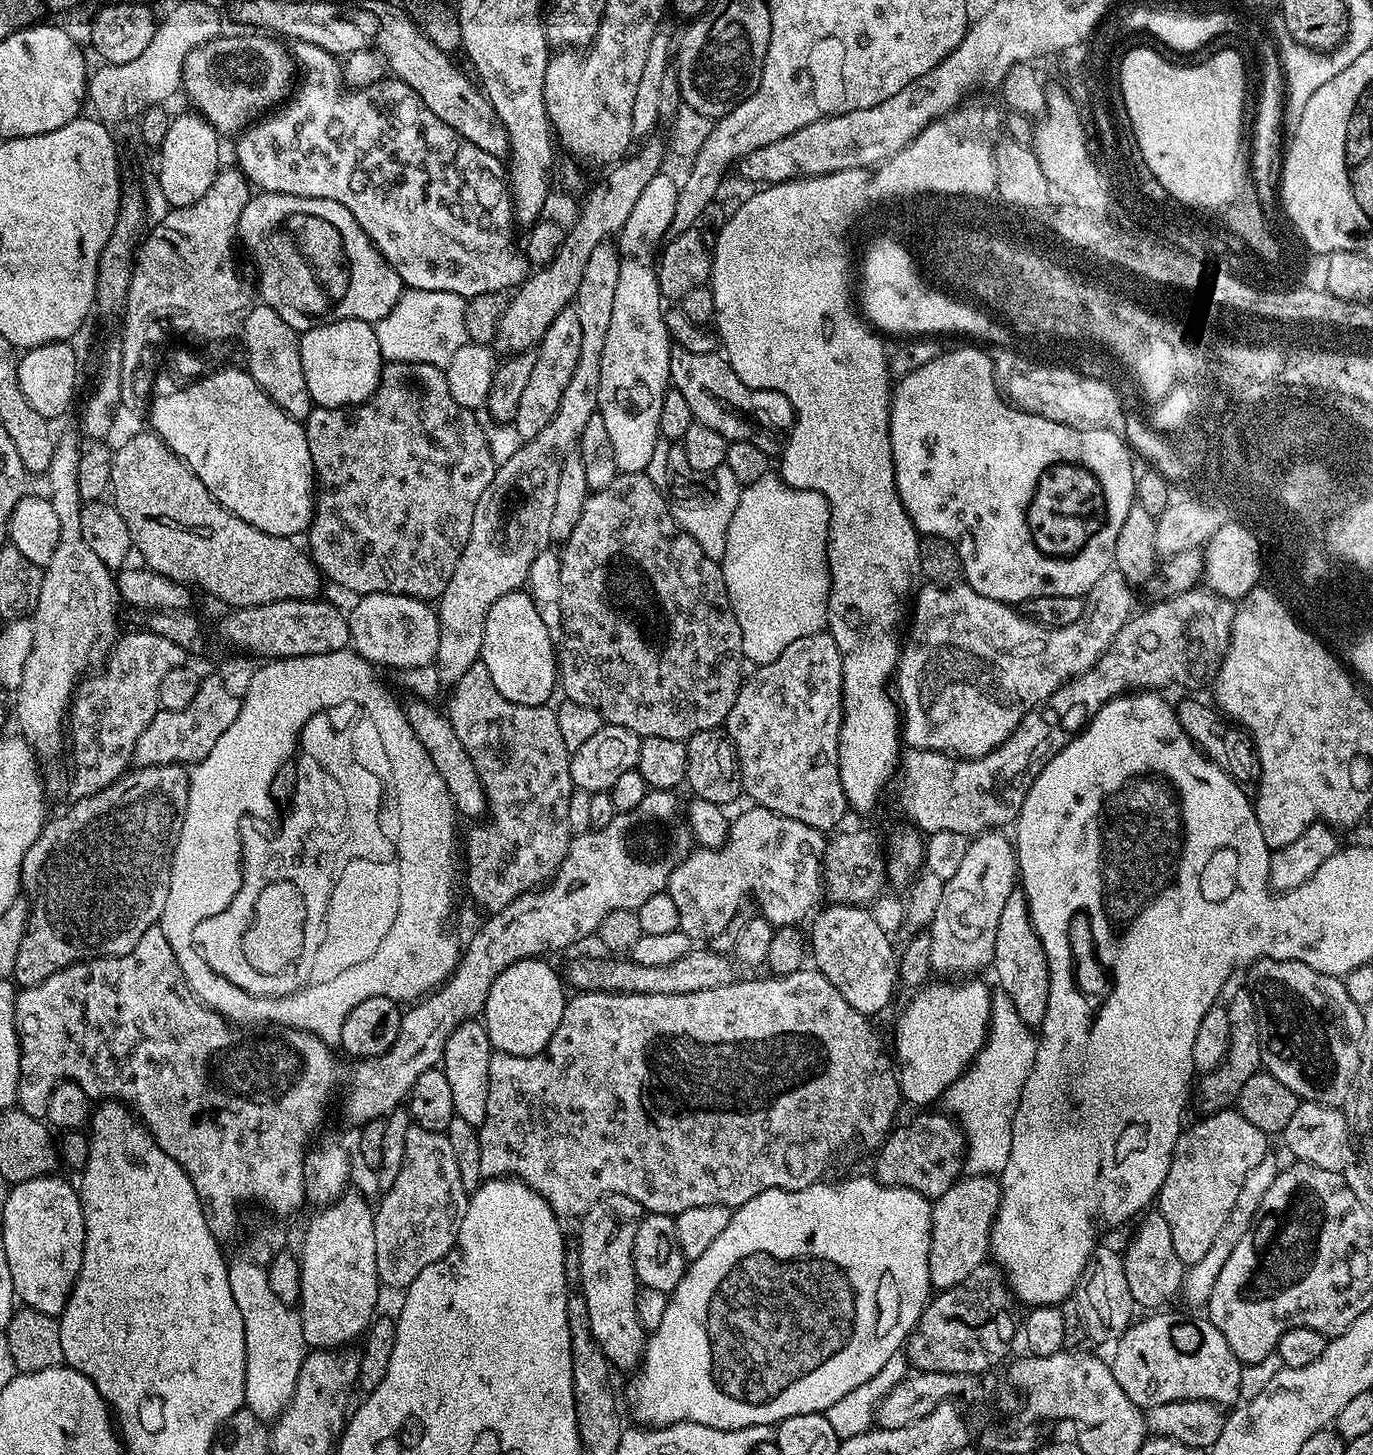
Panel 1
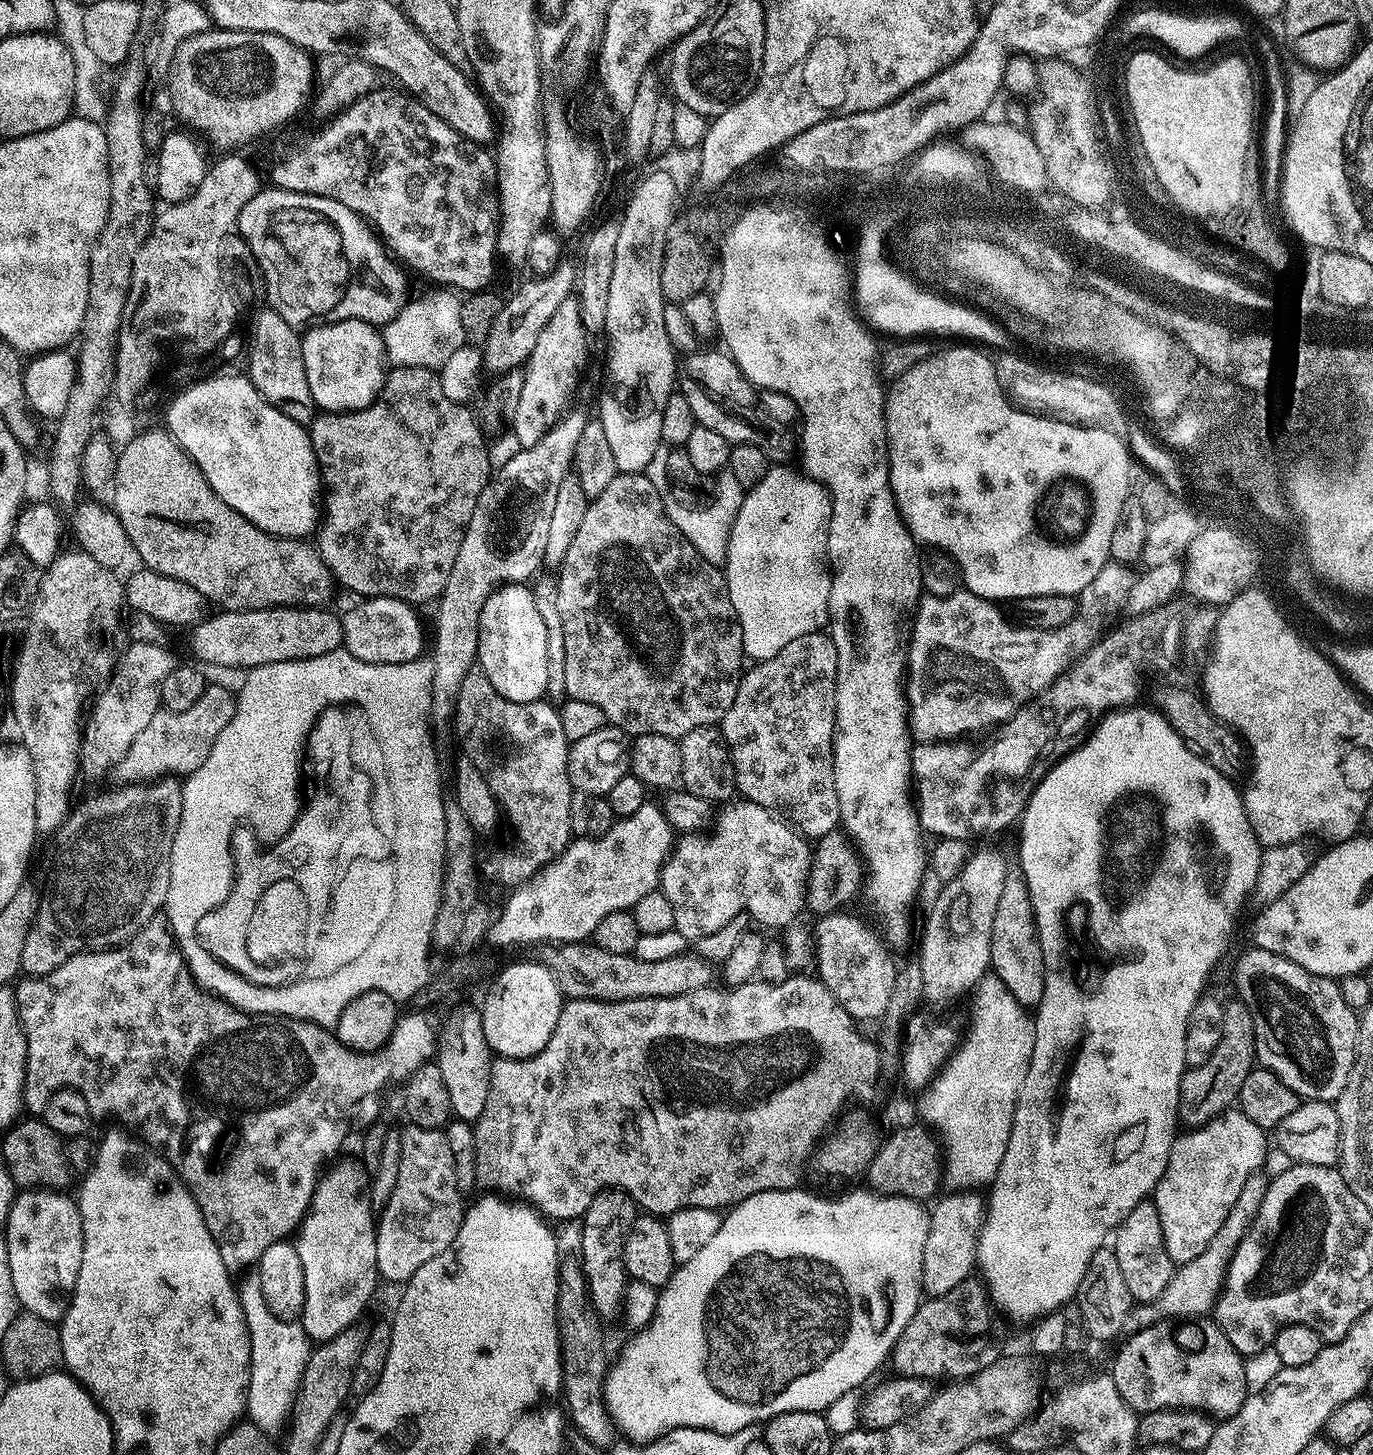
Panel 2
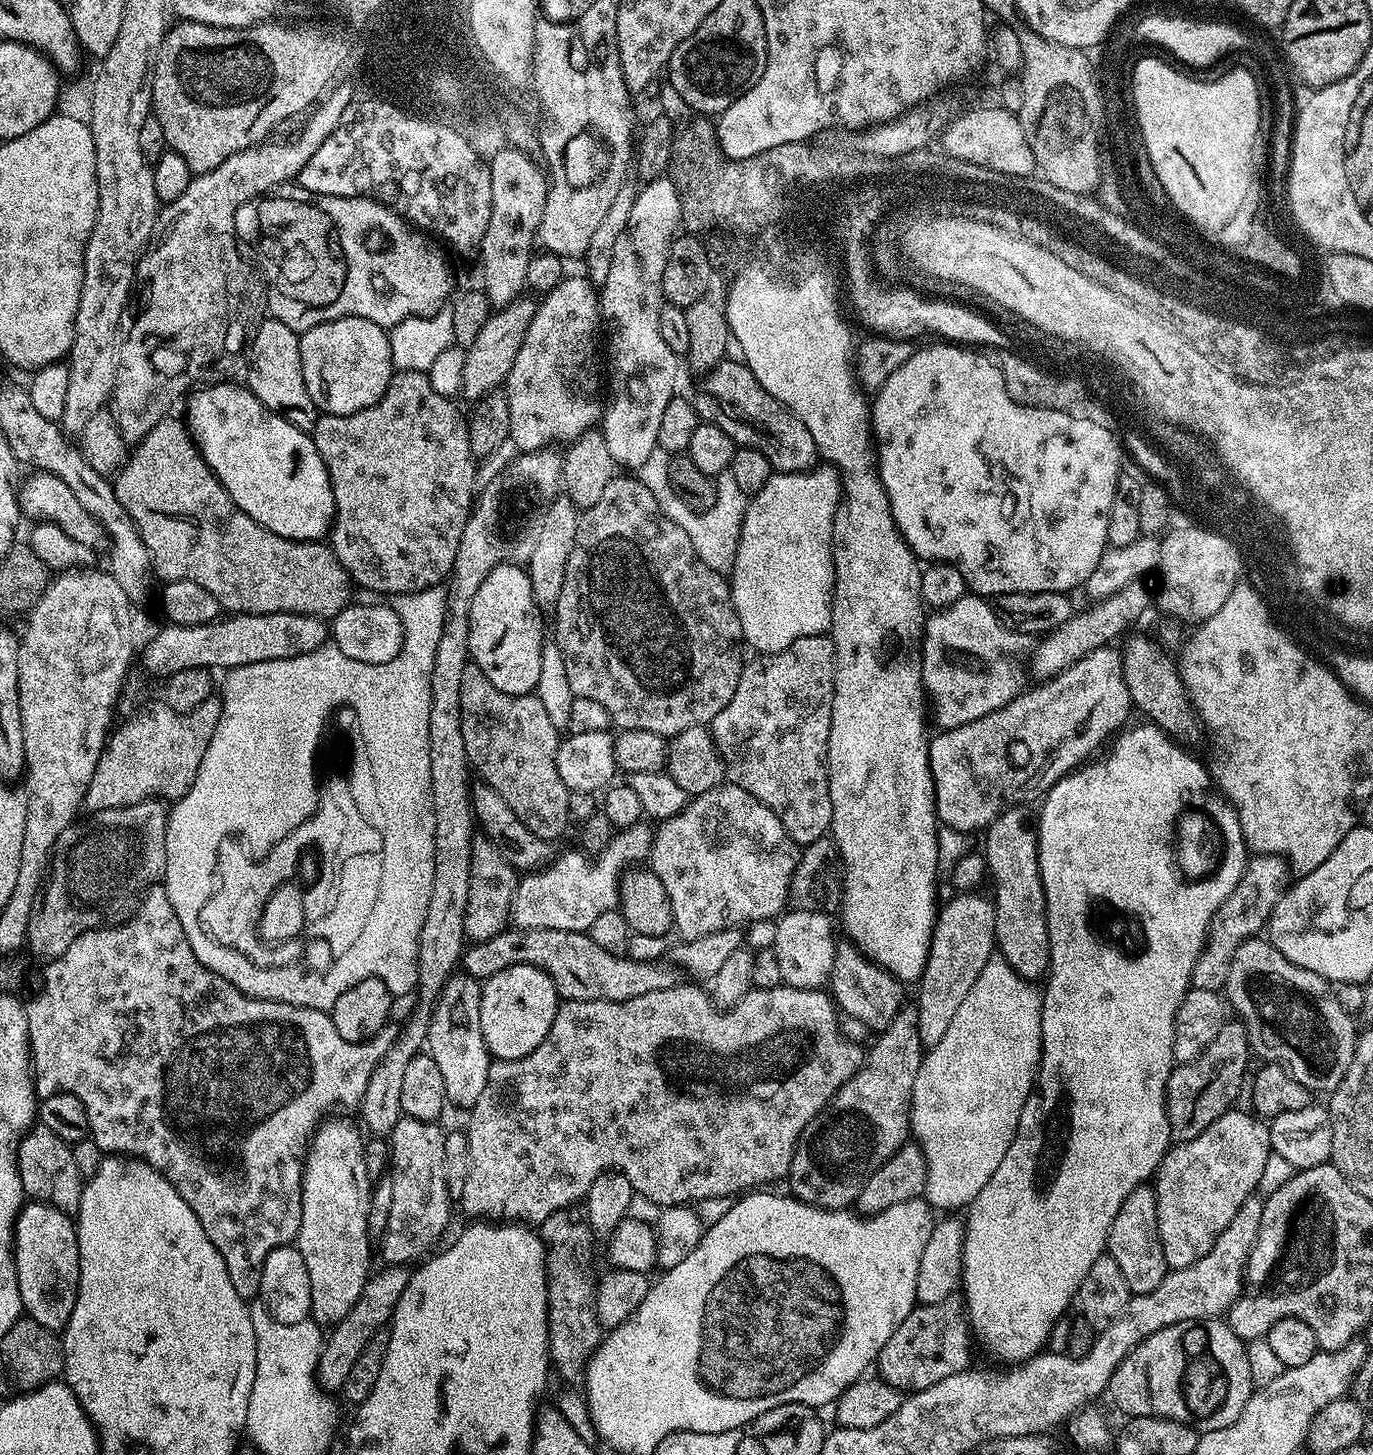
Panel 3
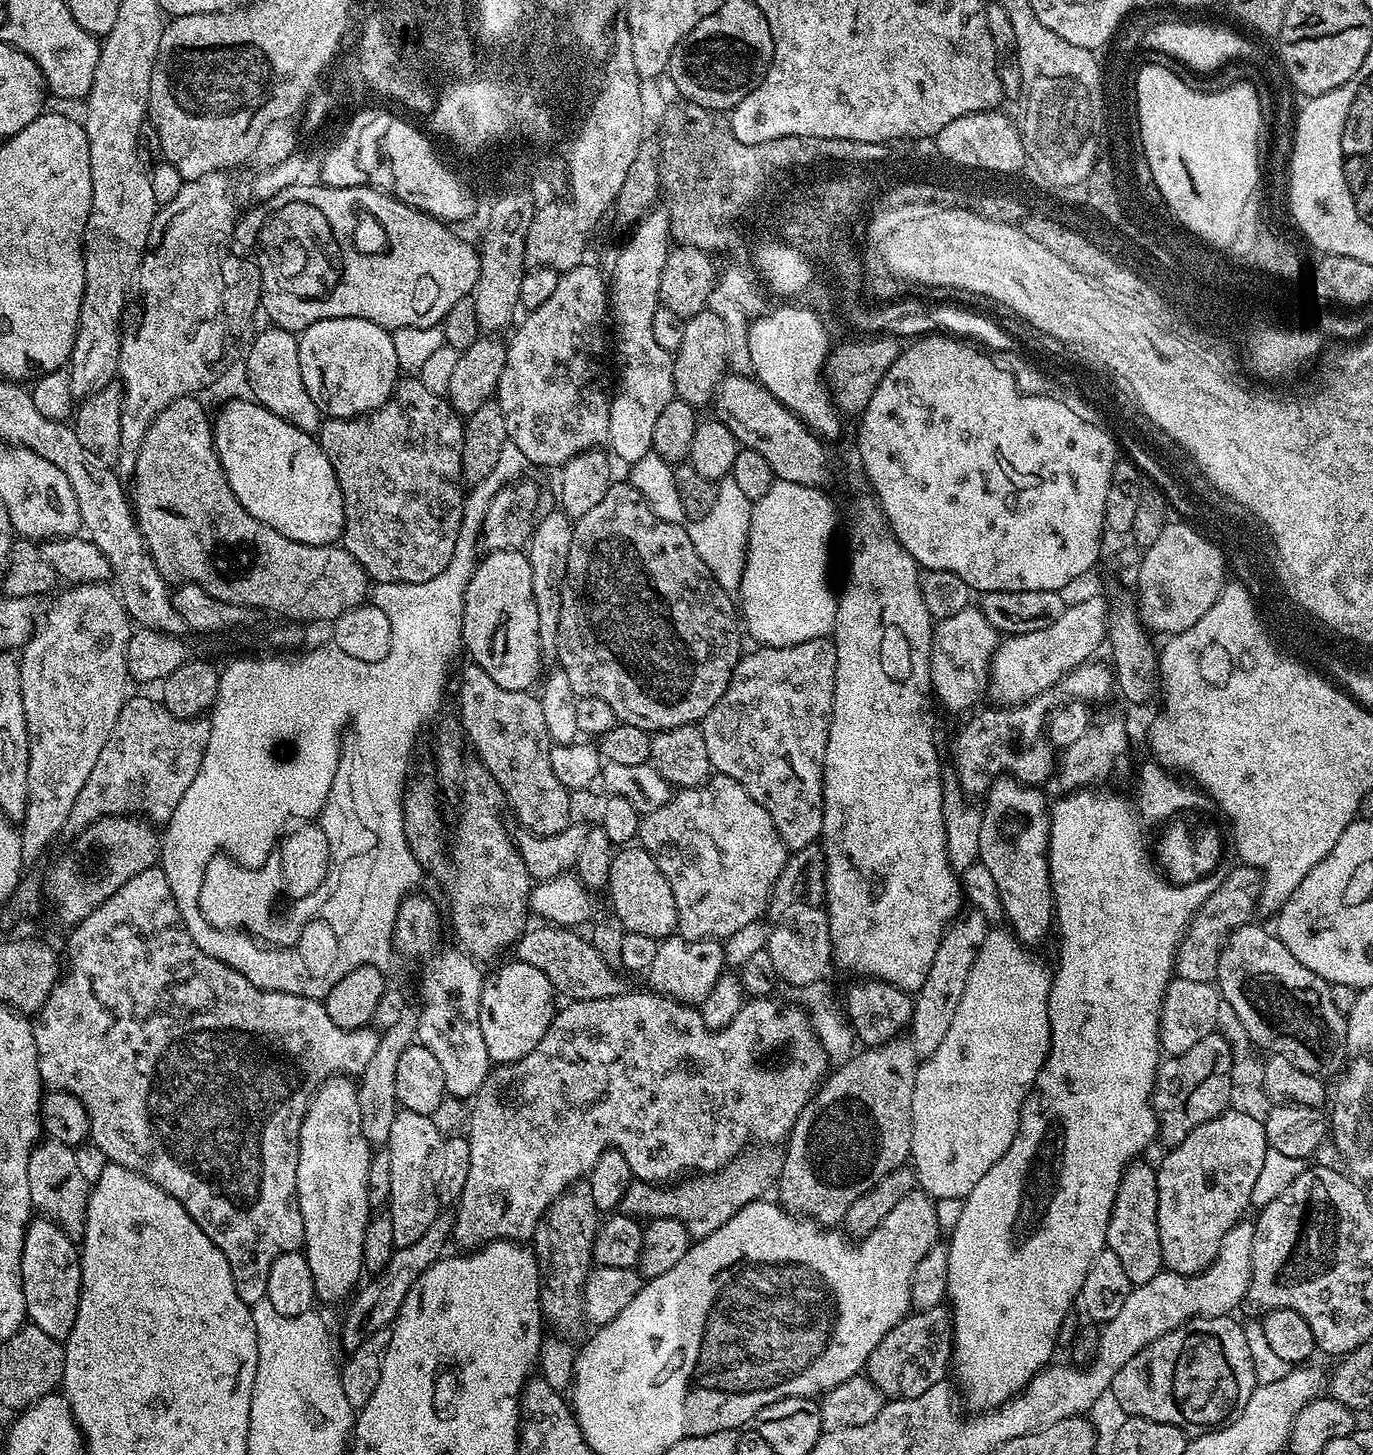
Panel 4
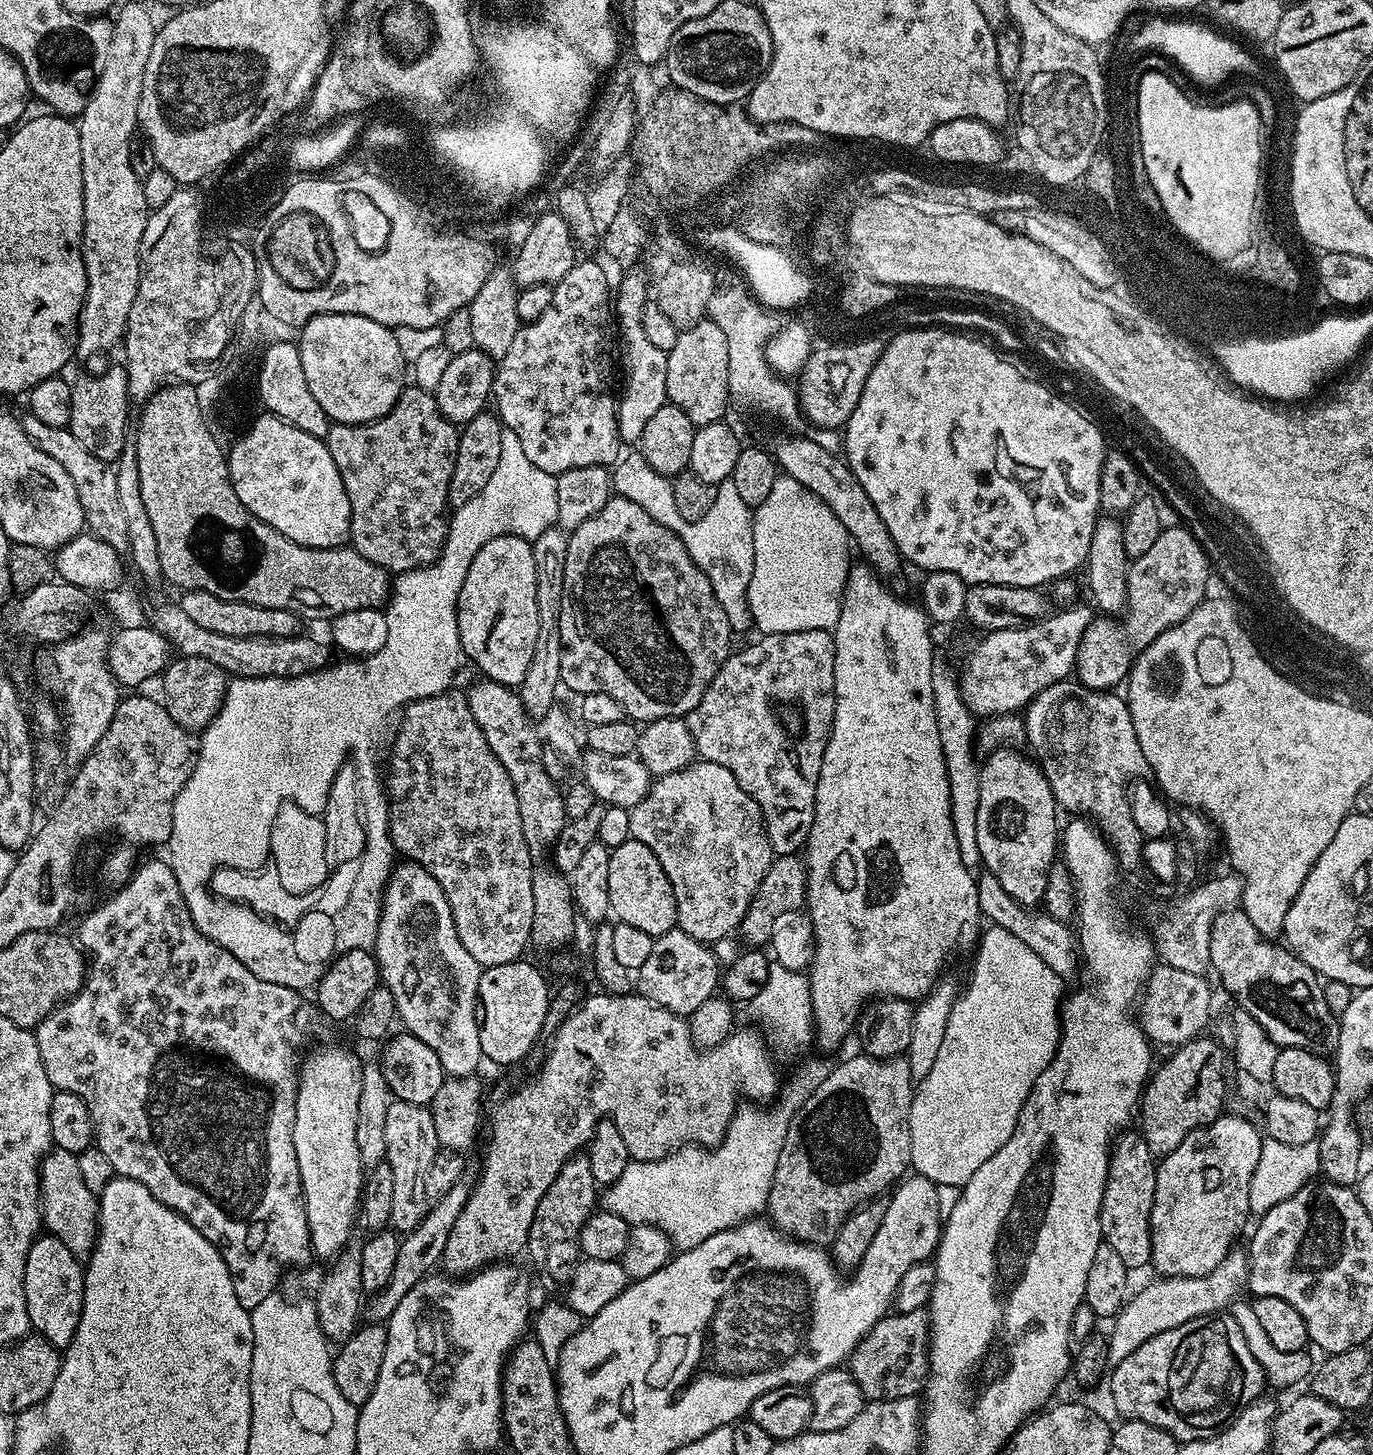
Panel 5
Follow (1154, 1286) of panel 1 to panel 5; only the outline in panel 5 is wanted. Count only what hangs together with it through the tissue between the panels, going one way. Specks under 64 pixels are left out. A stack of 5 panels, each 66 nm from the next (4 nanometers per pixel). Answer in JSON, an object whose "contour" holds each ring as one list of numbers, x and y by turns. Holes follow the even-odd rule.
{"contour":[[1124,1130,1115,1137,1110,1149,1108,1181,1100,1211,1100,1234,1130,1270,1148,1268,1152,1263,1150,1210,1154,1210,1157,1161,1139,1131]]}

